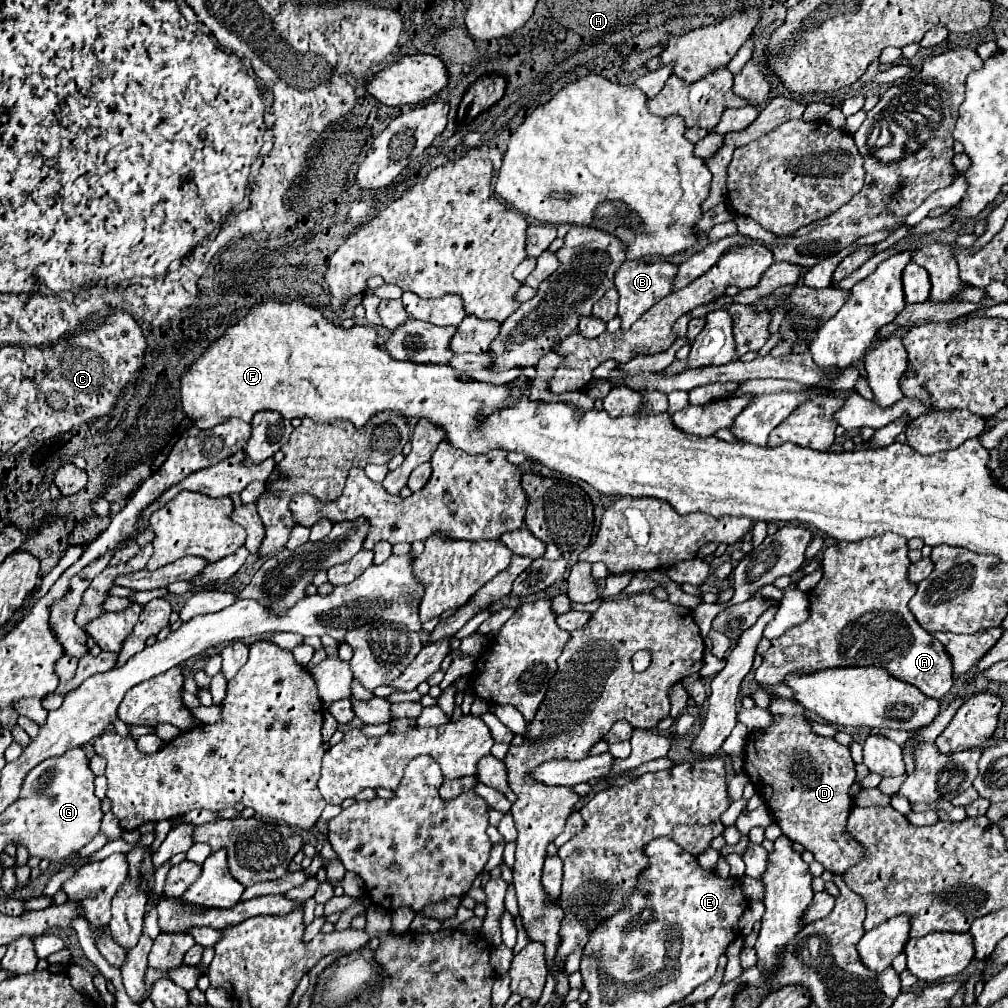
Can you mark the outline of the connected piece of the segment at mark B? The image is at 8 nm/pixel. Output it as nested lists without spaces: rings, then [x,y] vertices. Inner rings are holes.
[[[634,260],[634,262],[624,262],[622,268],[616,272],[614,278],[614,286],[620,294],[618,300],[618,316],[622,318],[622,330],[630,330],[630,326],[652,306],[656,304],[660,298],[670,294],[672,288],[672,278],[676,274],[678,266],[670,264],[670,262],[644,262],[644,260]]]

